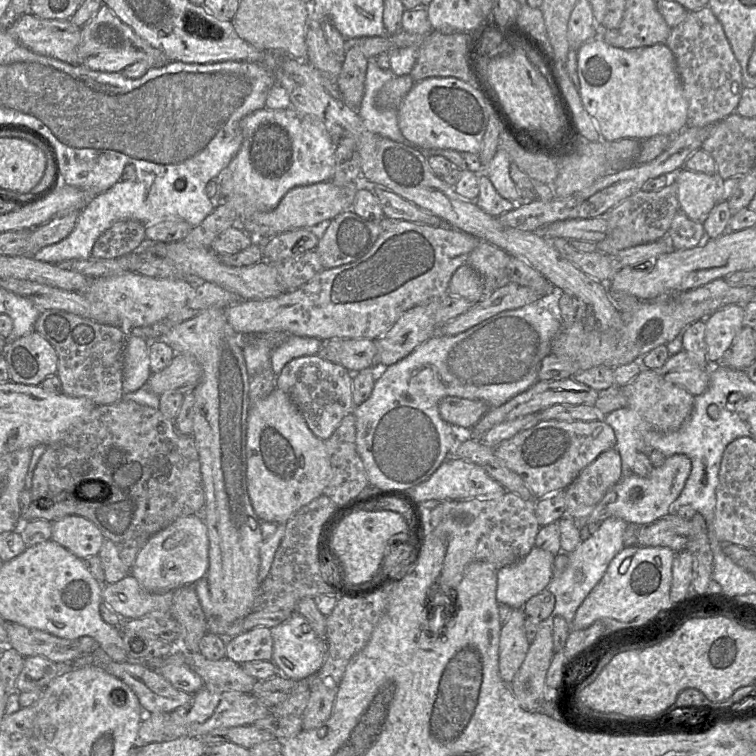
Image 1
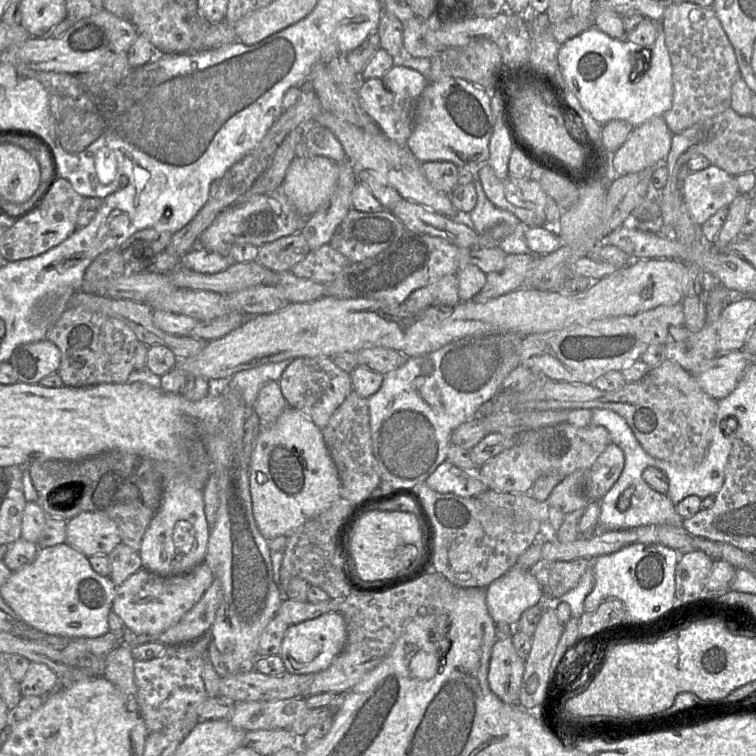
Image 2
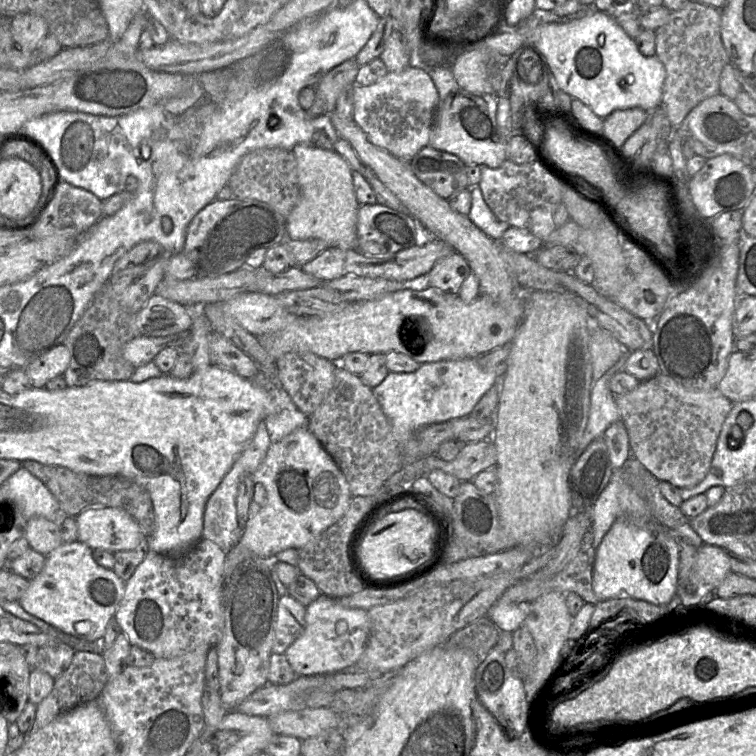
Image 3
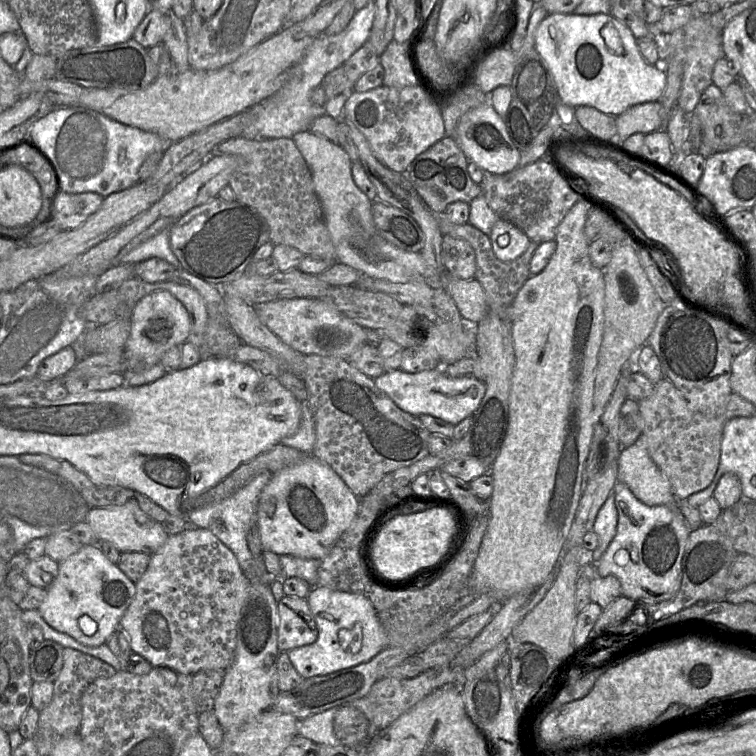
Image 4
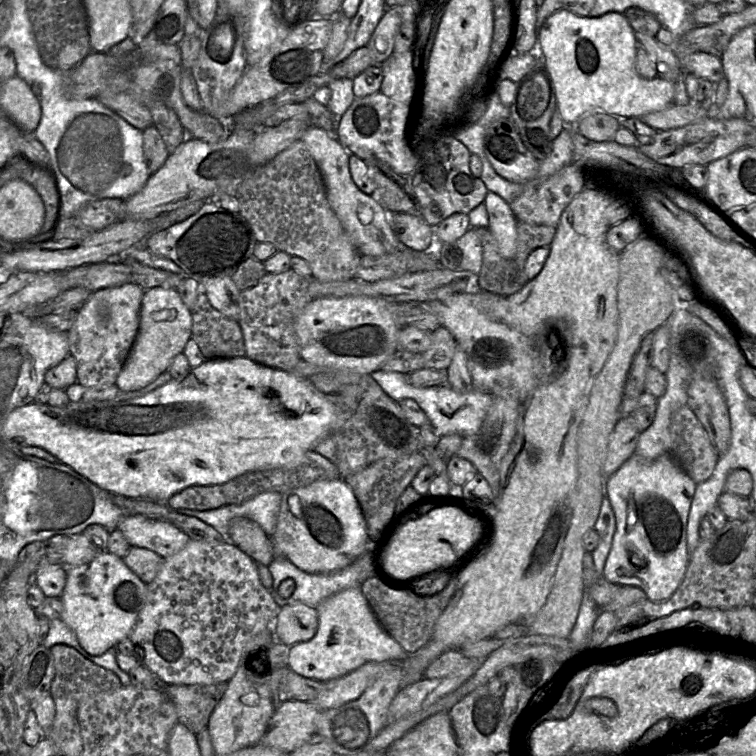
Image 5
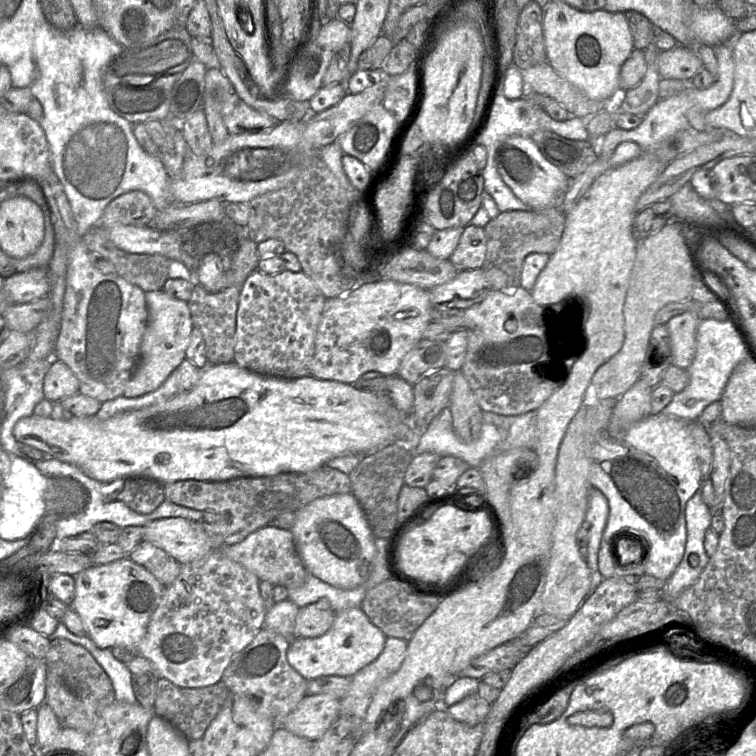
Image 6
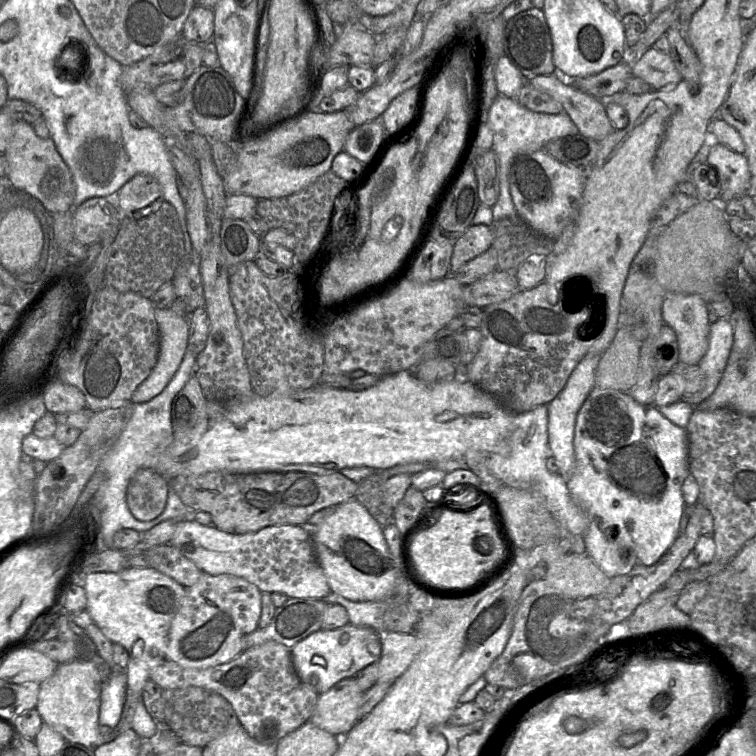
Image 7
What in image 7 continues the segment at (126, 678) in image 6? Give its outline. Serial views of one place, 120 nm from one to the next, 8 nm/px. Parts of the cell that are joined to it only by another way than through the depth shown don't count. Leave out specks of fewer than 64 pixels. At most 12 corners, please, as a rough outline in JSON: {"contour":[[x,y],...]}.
{"contour":[[127,690],[122,719],[115,730],[132,728],[149,739],[160,727],[147,712],[142,695]]}

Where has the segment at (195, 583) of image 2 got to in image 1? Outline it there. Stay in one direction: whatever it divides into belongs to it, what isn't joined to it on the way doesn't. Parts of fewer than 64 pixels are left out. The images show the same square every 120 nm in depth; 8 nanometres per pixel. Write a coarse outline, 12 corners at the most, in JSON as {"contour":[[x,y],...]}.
{"contour":[[130,573],[103,584],[102,600],[123,620],[170,612],[173,591],[151,593]]}

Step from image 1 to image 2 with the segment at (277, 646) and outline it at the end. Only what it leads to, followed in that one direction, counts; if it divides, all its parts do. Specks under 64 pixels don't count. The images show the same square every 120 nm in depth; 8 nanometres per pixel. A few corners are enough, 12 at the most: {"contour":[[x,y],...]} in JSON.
{"contour":[[339,612],[290,625],[279,656],[290,674],[327,669],[343,650]]}

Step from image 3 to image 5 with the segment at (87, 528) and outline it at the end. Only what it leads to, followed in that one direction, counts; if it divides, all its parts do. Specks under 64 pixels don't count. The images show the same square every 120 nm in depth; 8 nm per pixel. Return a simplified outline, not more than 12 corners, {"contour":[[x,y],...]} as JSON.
{"contour":[[127,515],[118,524],[131,546],[164,559],[190,541],[169,521]]}

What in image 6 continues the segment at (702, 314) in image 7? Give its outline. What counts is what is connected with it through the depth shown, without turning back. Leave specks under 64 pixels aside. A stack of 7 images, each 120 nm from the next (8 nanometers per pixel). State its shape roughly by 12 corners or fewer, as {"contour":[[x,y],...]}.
{"contour":[[686,312],[666,324],[672,365],[687,369],[701,319]]}

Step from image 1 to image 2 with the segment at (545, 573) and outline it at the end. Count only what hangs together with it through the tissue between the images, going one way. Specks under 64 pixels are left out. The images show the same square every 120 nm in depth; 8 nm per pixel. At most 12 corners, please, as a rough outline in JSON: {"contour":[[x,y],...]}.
{"contour":[[514,566],[486,588],[495,623],[515,625],[544,593]]}

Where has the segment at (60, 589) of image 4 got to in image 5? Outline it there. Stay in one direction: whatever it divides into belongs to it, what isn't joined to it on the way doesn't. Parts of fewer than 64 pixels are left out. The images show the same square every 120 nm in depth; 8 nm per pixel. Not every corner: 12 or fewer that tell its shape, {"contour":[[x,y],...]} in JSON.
{"contour":[[102,550],[66,567],[60,619],[91,655],[130,637],[147,584]]}

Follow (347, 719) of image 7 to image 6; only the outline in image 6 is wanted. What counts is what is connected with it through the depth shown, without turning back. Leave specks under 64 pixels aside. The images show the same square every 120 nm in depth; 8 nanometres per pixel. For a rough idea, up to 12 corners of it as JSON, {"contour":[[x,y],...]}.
{"contour":[[306,695],[282,727],[310,741],[340,716],[340,699]]}

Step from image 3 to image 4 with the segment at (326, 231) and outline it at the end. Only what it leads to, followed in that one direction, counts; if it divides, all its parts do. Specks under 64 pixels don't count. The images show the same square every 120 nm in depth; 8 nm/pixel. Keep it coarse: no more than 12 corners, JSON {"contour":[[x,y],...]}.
{"contour":[[293,140],[336,260],[370,278],[426,283],[421,253],[379,234],[343,148]]}

